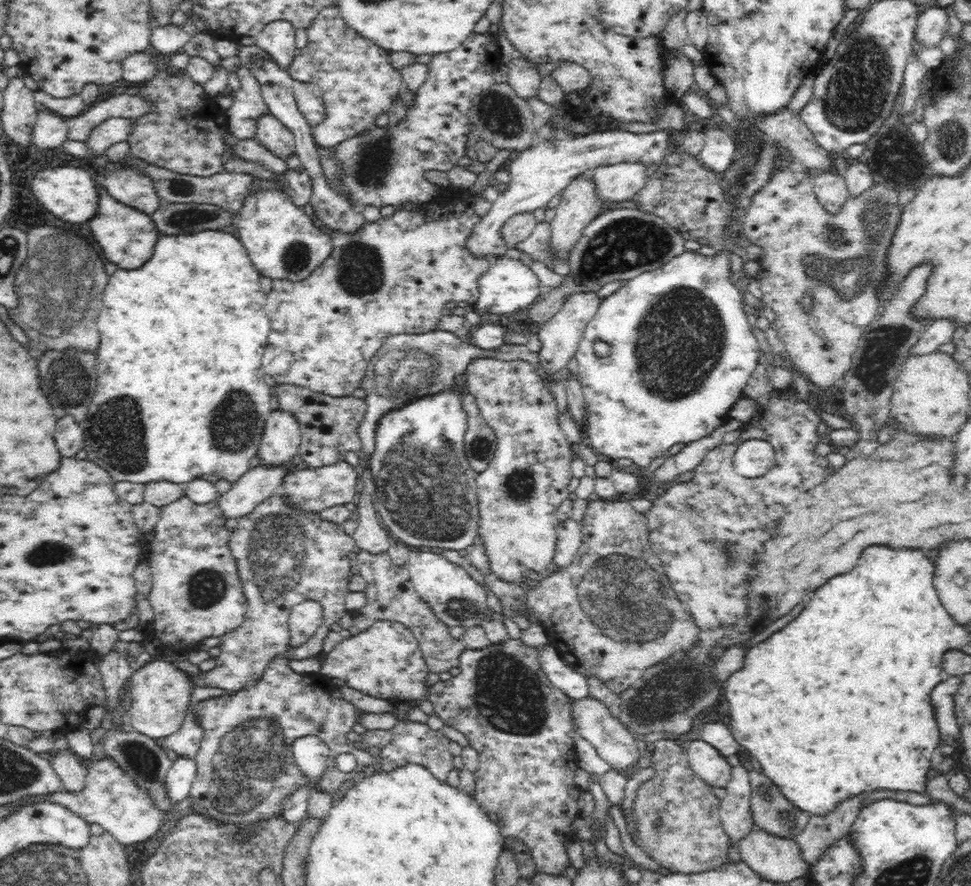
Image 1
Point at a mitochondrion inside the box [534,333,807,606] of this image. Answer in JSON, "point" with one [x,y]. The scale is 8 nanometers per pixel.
{"point":[730,556]}

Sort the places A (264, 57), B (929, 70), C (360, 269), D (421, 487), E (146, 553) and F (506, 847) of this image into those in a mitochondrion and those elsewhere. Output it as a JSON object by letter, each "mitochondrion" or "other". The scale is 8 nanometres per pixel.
{"A":"other","B":"other","C":"mitochondrion","D":"mitochondrion","E":"other","F":"other"}

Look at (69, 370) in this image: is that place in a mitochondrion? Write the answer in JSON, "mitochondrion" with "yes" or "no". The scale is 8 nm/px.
{"mitochondrion":"yes"}

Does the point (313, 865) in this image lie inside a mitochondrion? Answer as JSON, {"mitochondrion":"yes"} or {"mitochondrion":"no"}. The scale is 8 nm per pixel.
{"mitochondrion":"no"}

